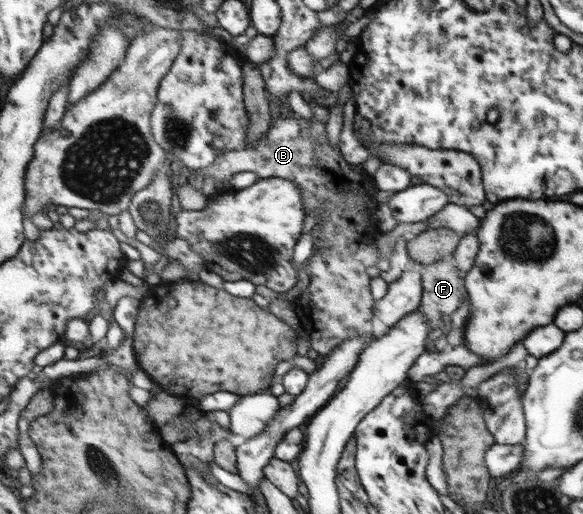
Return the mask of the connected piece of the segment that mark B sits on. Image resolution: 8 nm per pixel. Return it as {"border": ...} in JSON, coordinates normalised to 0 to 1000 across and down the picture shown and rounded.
{"border":[[[501,224],[470,228],[463,237],[463,253],[439,284],[422,284],[415,292],[391,296],[381,302],[381,307],[367,317],[367,323],[338,333],[350,339],[352,346],[370,350],[369,379],[400,370],[395,350],[401,346],[401,339],[439,335],[446,348],[473,344],[504,352],[518,370],[523,383],[523,405],[530,407],[532,414],[547,403],[552,391],[566,391],[564,397],[544,411],[545,432],[535,446],[544,459],[539,477],[540,482],[556,482],[545,494],[535,494],[532,512],[525,518],[532,554],[504,586],[504,603],[515,621],[518,640],[530,652],[537,681],[556,693],[563,693],[566,685],[573,683],[573,677],[587,673],[593,661],[602,661],[611,654],[643,654],[642,576],[635,562],[642,529],[635,529],[635,521],[643,521],[652,504],[648,502],[648,482],[642,482],[645,461],[652,453],[638,436],[638,418],[648,411],[648,405],[655,405],[655,381],[648,381],[650,368],[645,366],[645,354],[638,354],[638,346],[628,342],[628,333],[614,321],[595,315],[581,288],[573,288],[566,280],[559,239],[542,233],[539,228],[533,237],[506,230]]]}

